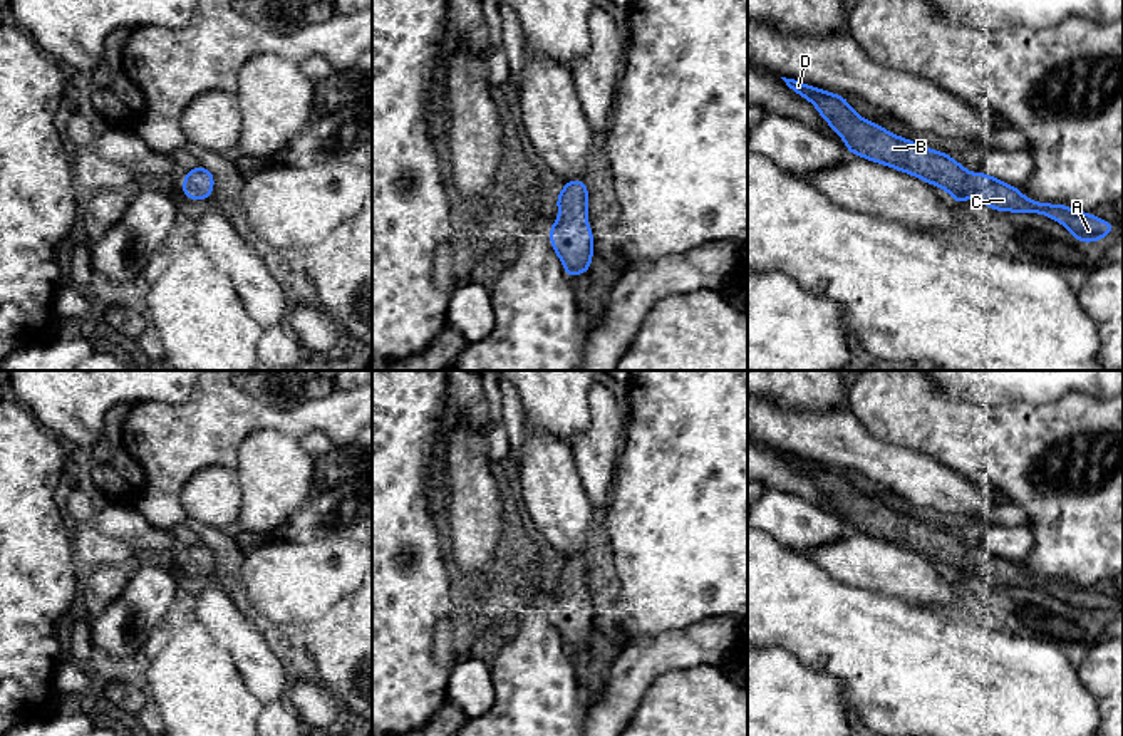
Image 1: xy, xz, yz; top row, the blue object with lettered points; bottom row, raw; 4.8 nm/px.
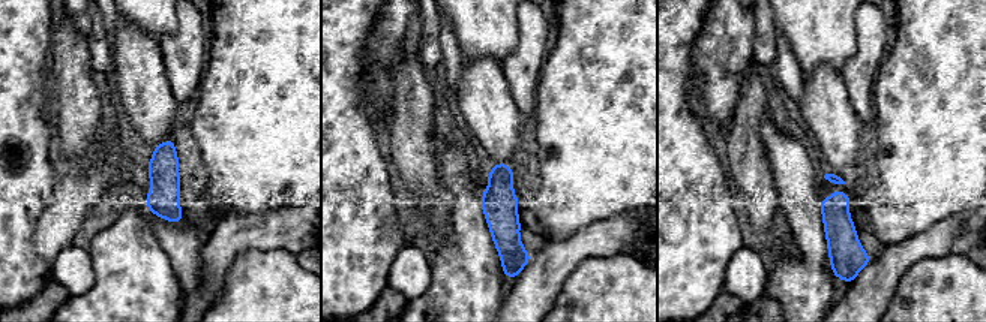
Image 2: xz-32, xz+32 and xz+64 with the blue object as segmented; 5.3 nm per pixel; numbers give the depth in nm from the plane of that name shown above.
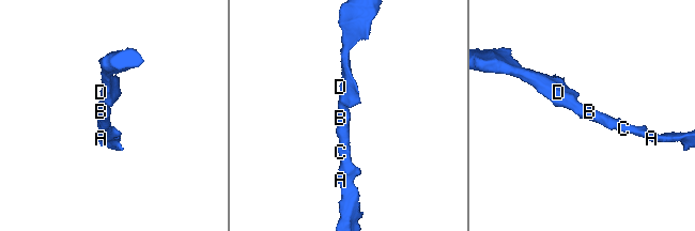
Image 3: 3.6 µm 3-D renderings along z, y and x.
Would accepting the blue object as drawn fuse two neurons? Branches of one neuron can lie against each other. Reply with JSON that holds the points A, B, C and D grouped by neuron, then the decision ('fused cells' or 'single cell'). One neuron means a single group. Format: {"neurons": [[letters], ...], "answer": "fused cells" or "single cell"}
{"neurons": [["A", "B", "C", "D"]], "answer": "single cell"}

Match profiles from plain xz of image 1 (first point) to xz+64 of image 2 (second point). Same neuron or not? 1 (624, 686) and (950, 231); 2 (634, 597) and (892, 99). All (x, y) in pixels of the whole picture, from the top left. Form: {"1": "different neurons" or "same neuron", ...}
{"1": "same neuron", "2": "same neuron"}

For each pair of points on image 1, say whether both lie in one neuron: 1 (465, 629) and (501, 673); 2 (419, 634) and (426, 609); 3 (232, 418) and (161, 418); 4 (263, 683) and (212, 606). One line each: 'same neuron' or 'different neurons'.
1: different neurons
2: same neuron
3: same neuron
4: same neuron

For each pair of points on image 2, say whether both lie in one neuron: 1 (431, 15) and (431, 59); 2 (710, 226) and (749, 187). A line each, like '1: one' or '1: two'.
1: one
2: two

